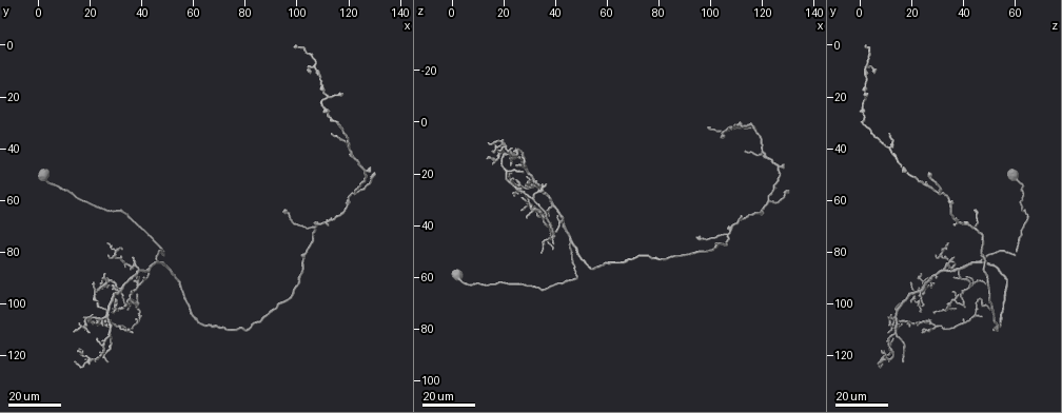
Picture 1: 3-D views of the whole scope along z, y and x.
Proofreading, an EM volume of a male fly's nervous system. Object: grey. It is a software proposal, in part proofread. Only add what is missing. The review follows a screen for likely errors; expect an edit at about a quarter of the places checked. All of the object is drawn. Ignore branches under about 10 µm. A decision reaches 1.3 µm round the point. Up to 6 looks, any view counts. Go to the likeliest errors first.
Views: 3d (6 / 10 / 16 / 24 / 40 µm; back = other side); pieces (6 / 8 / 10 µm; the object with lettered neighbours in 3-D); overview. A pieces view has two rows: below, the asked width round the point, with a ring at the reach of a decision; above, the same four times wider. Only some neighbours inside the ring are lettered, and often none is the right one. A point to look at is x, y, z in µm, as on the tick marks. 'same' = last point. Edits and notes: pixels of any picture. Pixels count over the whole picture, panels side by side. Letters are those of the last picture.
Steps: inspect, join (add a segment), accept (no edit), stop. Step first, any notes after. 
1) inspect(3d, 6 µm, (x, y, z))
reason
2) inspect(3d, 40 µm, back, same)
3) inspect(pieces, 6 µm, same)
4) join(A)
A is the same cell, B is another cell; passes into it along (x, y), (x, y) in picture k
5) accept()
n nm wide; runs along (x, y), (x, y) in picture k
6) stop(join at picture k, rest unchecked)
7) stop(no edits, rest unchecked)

inspect(3d, 16 µm, (114, 34, 12))
free end

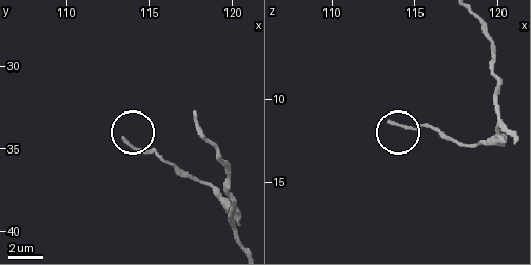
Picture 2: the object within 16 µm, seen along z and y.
inspect(pieces, 6 µm, (113.6, 34.3, 11.5))

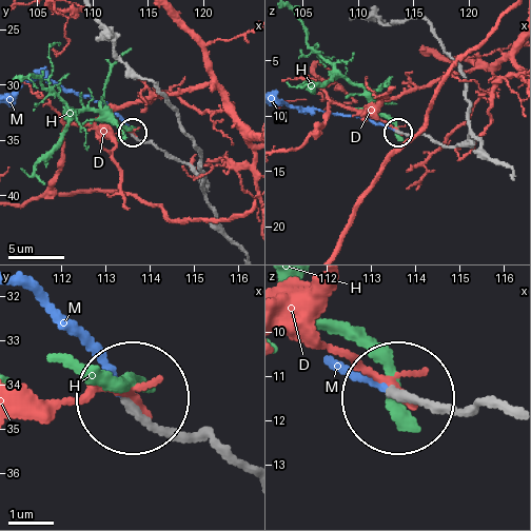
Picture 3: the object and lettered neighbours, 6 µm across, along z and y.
join(M)
M is the same cell, D and H are other cells; passes into it along (486, 410), (440, 410), (350, 376) in picture 3; it goes on there

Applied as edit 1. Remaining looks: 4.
inspect(3d, 24 µm, (28, 103, 37))
branch stops here

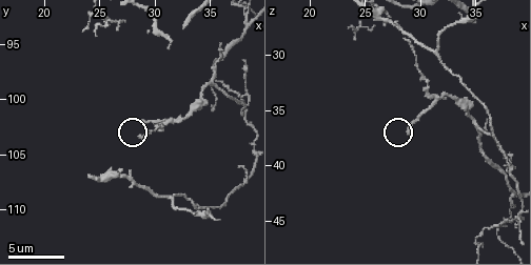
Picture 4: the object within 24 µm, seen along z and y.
inspect(pieces, 6 µm, (28.8, 102.0, 37.0))
what lies round it

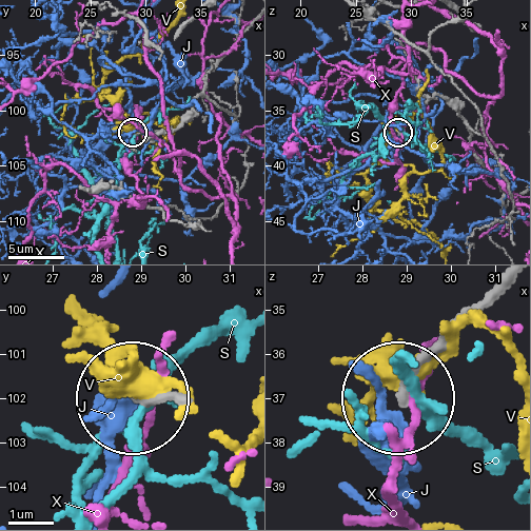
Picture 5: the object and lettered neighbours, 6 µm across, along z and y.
accept()
210 nm wide; J, S, V and X are other cells; runs along (499, 290), (401, 399) in picture 5; no lettered segment goes on from it

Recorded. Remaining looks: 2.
inspect(3d, 24 µm, (100, 1, 3))
long arm stops here

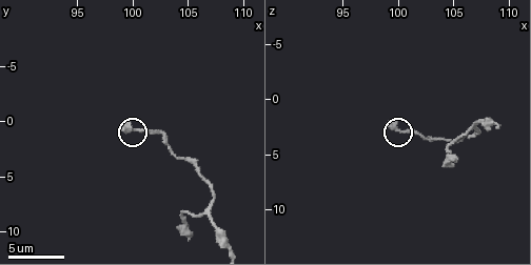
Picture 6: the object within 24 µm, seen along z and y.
inspect(pieces, 6 µm, (99.2, 0.8, 2.2))

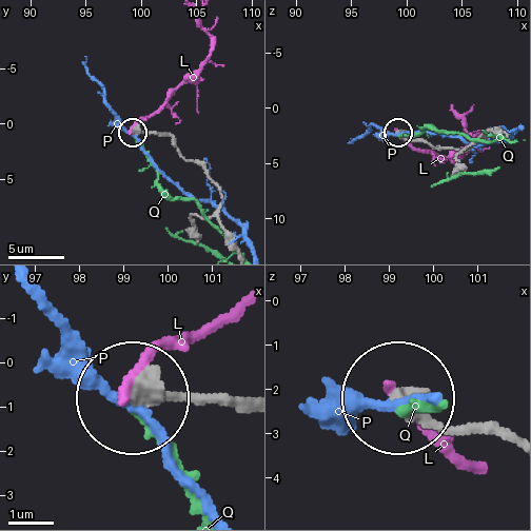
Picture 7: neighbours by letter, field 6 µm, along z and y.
accept()
L, P and Q are other cells; runs along (511, 440), (454, 436), (401, 406) in picture 7; no lettered segment goes on from it

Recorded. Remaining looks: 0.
stop(join at picture 3, rest unchecked)

